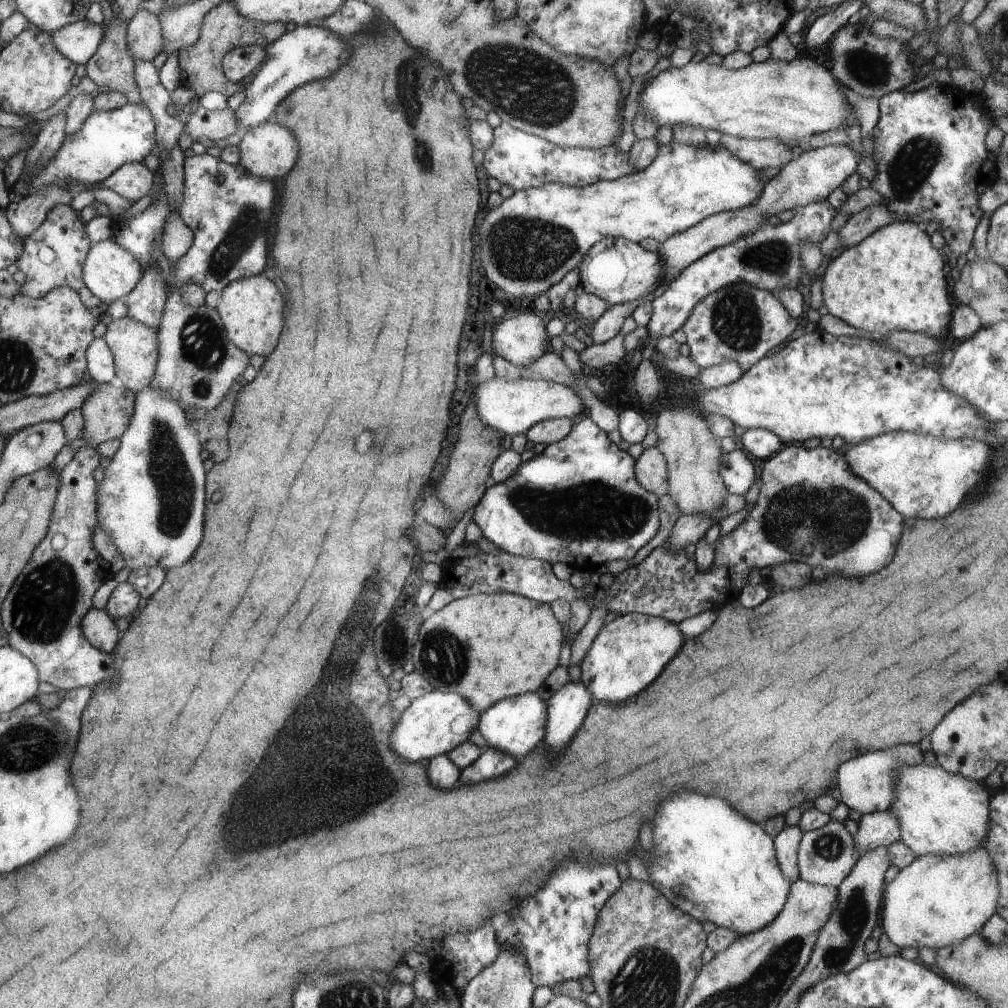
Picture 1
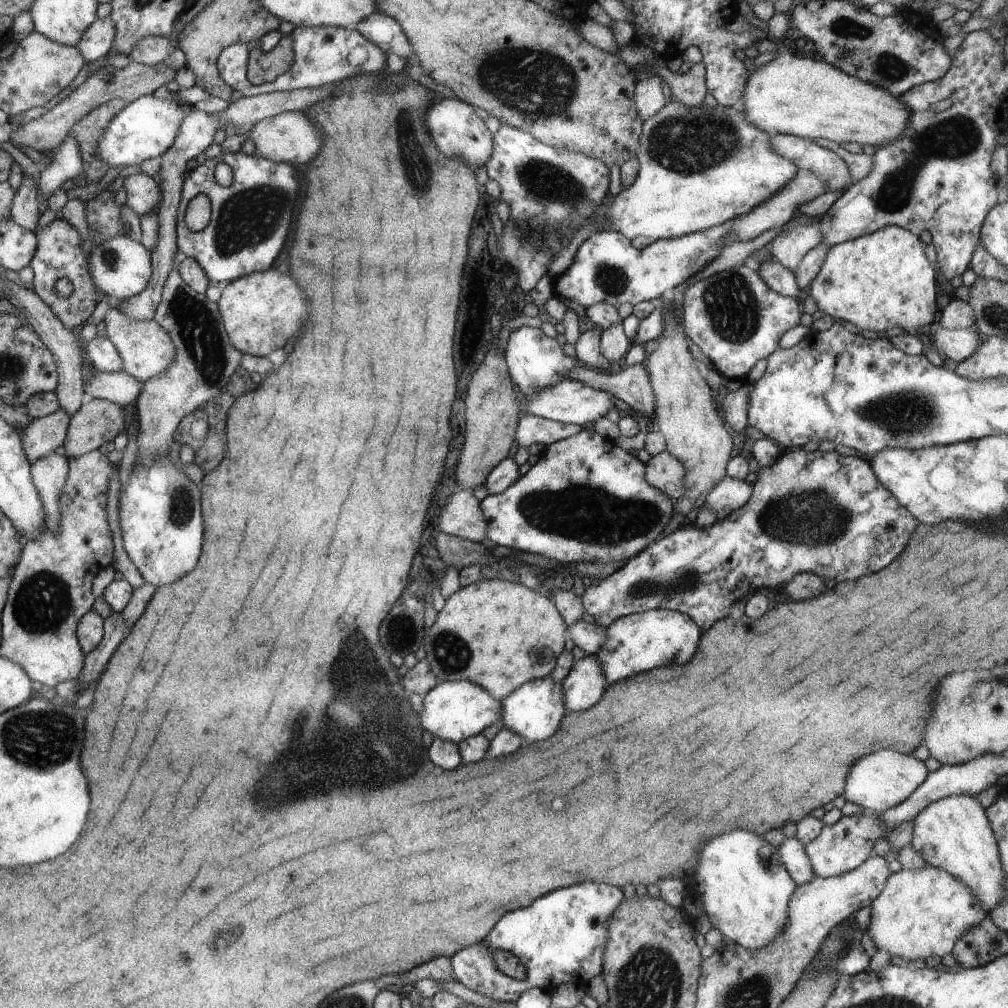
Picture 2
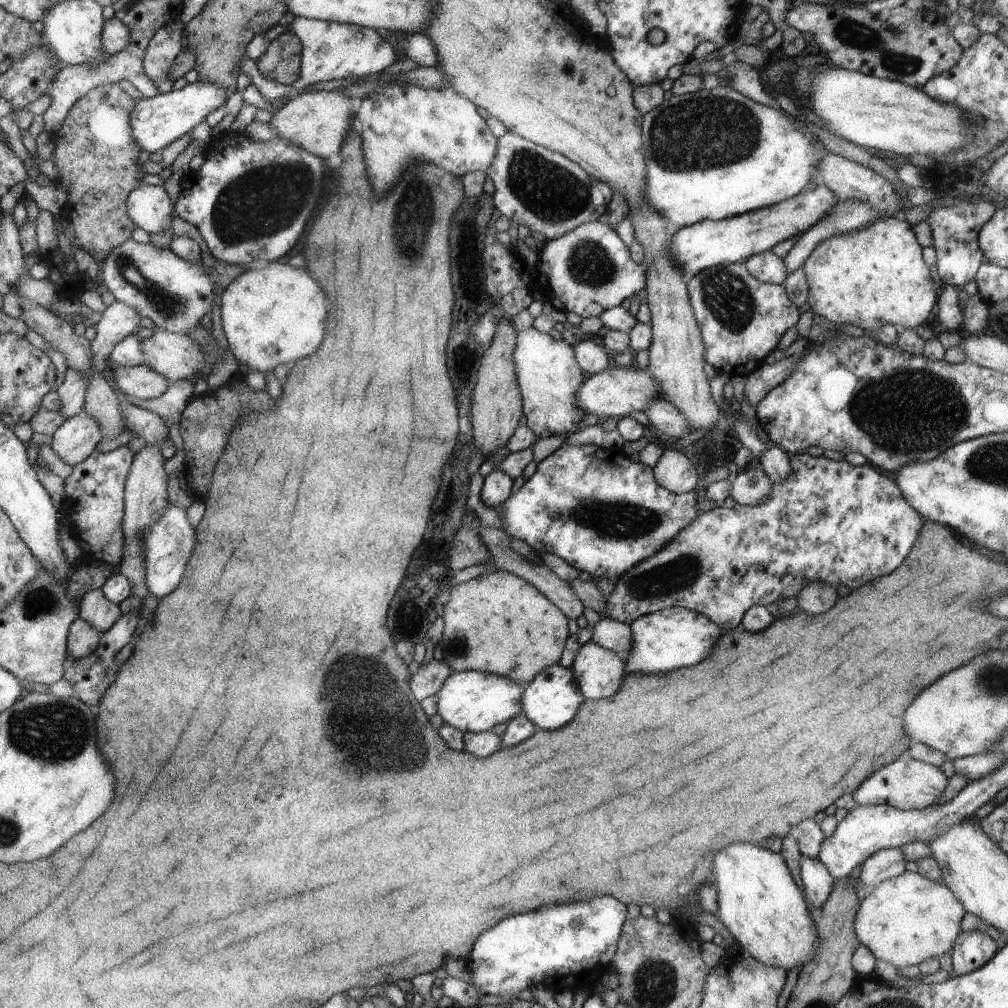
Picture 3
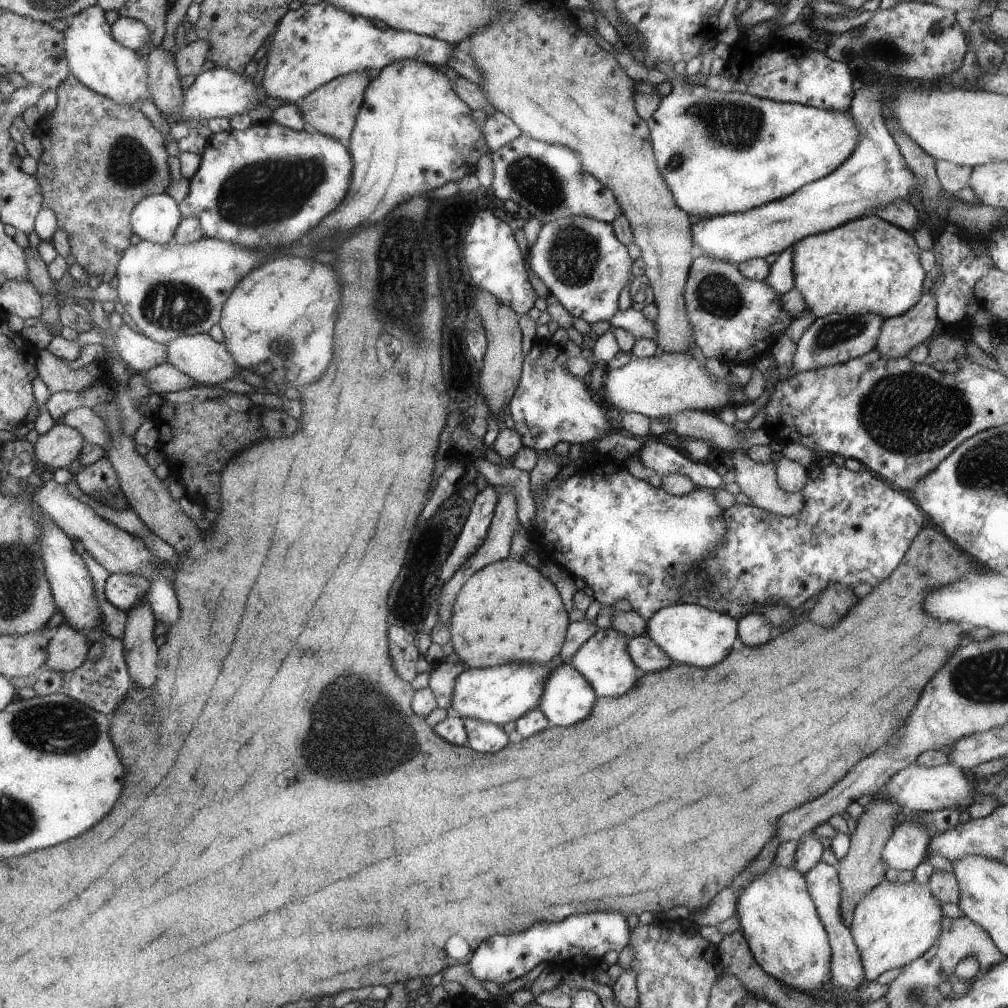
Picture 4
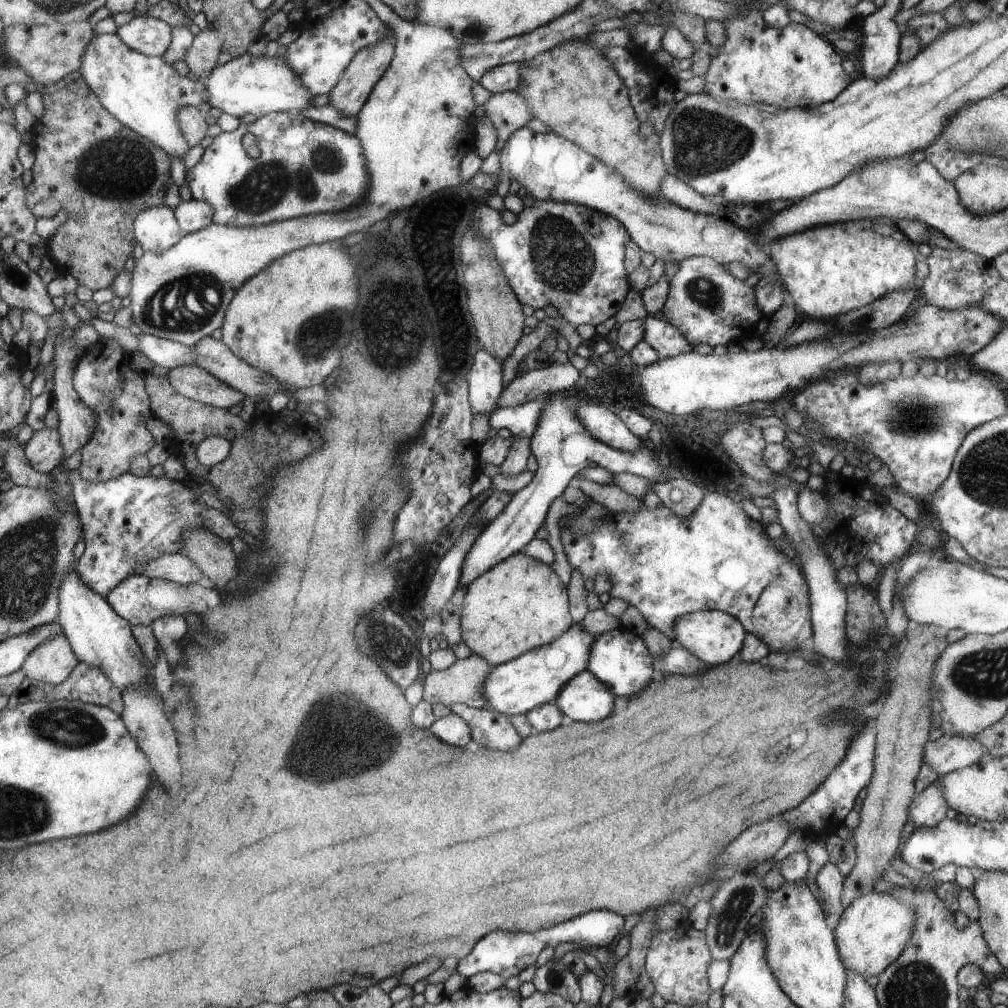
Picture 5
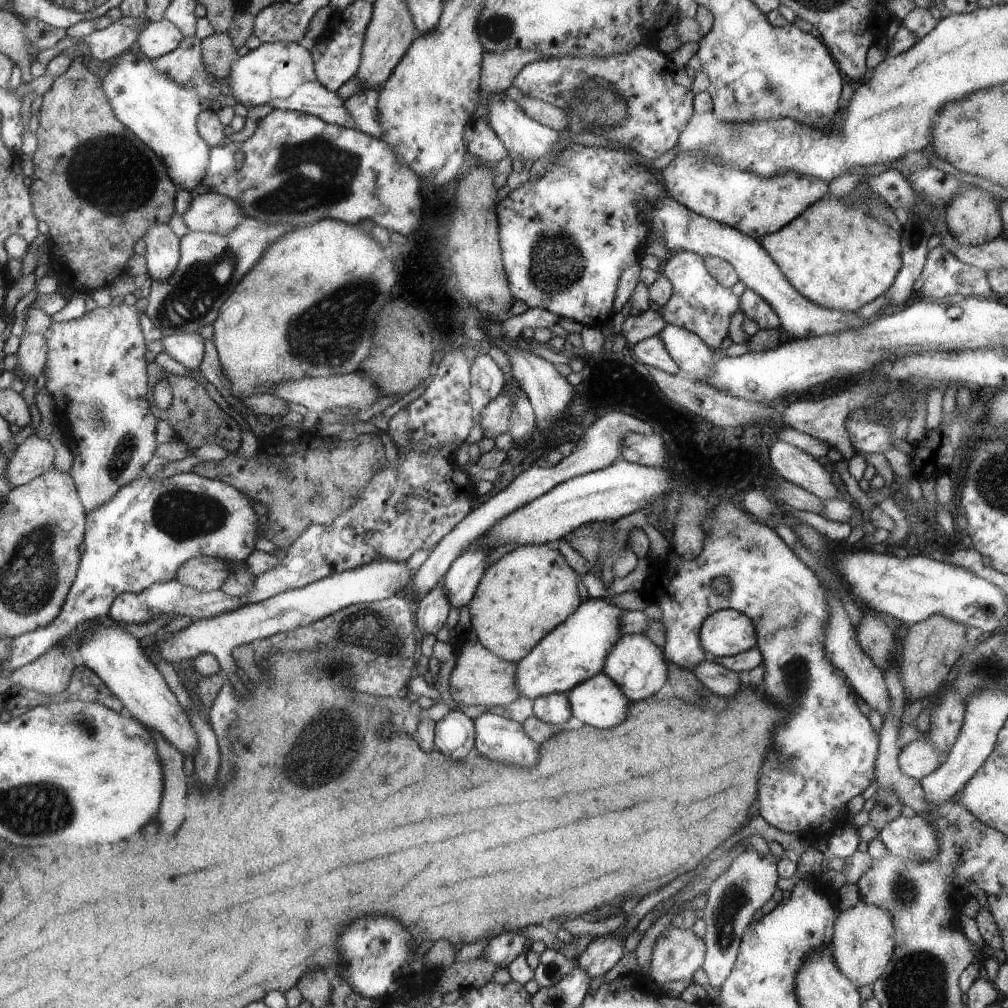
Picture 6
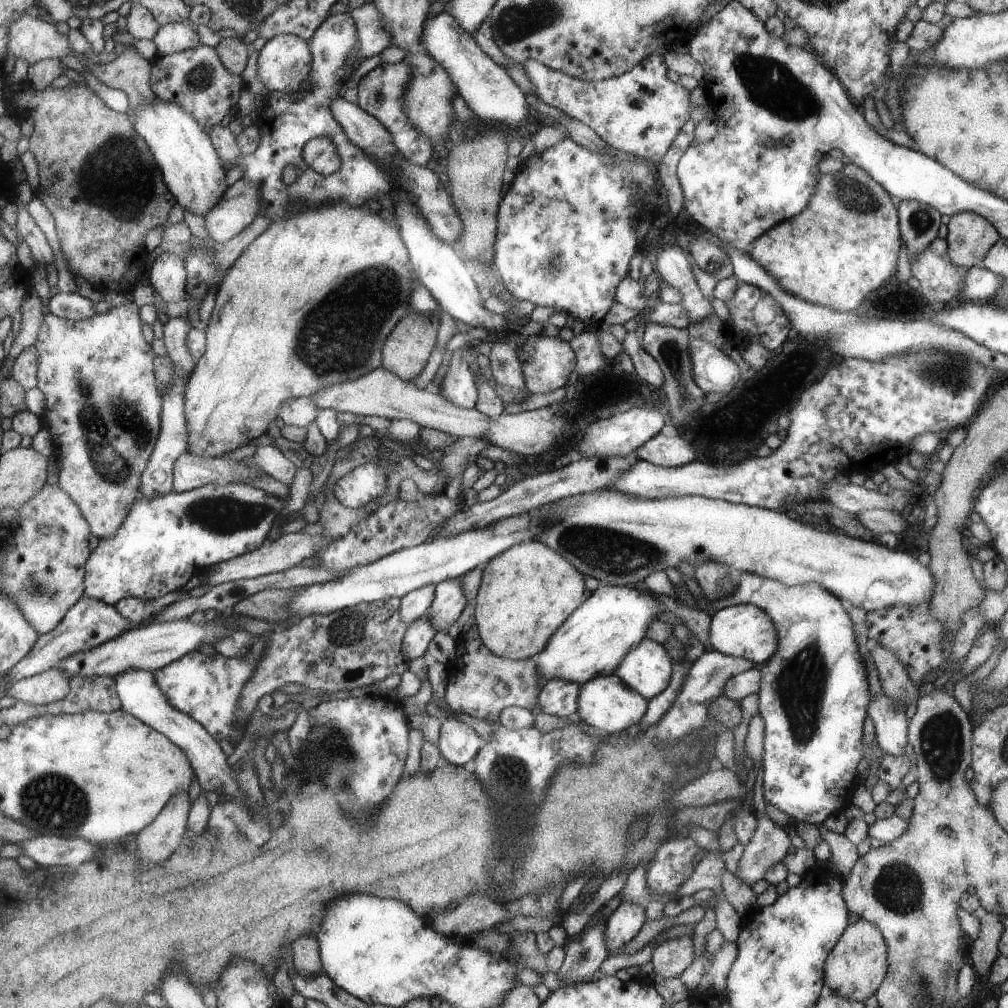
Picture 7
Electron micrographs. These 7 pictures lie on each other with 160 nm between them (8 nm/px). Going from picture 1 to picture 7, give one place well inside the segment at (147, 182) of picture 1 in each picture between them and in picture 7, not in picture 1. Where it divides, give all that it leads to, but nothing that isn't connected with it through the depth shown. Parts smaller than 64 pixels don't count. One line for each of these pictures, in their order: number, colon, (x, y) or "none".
2: (144, 196)
3: (150, 206)
4: (156, 218)
5: (157, 228)
6: (163, 254)
7: (168, 275)

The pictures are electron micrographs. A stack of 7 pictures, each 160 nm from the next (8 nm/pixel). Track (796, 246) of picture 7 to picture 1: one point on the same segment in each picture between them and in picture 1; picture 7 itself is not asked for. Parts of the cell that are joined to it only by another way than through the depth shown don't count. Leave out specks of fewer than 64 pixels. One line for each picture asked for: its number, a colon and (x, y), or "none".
1: (893, 280)
2: (883, 279)
3: (876, 275)
4: (869, 265)
5: (829, 270)
6: (838, 253)

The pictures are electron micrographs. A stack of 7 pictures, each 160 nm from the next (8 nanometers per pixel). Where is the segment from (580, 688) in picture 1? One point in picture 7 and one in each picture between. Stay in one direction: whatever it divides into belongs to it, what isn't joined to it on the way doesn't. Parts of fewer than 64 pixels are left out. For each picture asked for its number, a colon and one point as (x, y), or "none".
2: (584, 685)
3: (599, 671)
4: (604, 660)
5: (620, 658)
6: (638, 666)
7: (648, 669)

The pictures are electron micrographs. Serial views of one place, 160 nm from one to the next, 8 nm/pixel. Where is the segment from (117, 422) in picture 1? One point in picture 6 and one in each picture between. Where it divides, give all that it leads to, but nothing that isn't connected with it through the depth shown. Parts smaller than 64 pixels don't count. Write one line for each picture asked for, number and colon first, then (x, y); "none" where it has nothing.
2: (99, 420)
3: (75, 440)
4: (60, 446)
5: (43, 451)
6: (34, 456)

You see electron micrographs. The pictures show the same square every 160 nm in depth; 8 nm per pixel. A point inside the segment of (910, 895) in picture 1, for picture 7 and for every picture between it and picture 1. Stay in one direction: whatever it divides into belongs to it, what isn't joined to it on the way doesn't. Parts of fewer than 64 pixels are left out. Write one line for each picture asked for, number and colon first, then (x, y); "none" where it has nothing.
2: (921, 912)
3: (903, 921)
4: (894, 924)
5: (873, 931)
6: (864, 939)
7: (855, 968)

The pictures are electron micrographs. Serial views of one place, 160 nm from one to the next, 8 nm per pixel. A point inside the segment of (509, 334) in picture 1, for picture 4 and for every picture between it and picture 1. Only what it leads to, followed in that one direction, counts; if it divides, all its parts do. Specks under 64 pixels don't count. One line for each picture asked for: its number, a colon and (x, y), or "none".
2: (535, 361)
3: (550, 377)
4: (551, 406)

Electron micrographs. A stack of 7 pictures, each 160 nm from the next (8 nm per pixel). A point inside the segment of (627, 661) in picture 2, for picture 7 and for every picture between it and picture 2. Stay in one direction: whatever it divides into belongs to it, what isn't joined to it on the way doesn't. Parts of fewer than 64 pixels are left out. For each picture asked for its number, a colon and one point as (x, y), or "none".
3: (677, 637)
4: (690, 634)
5: (715, 636)
6: (726, 633)
7: (742, 630)

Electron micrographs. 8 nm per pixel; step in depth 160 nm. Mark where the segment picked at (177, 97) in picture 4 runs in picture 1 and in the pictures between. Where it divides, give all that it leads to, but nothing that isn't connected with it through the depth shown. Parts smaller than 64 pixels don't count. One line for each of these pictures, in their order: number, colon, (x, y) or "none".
1: (145, 40)
2: (153, 50)
3: (166, 45)

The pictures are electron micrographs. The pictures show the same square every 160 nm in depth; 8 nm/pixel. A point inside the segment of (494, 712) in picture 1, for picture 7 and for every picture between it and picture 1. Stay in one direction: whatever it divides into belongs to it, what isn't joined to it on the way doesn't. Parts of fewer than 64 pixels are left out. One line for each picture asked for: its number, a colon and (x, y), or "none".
2: (535, 710)
3: (551, 700)
4: (568, 699)
5: (586, 698)
6: (599, 701)
7: (607, 702)

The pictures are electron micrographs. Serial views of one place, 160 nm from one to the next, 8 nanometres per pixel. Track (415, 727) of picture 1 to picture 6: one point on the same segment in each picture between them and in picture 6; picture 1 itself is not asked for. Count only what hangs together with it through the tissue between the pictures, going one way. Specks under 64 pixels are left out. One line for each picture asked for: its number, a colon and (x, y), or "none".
2: (453, 710)
3: (475, 701)
4: (500, 694)
5: (537, 677)
6: (575, 651)

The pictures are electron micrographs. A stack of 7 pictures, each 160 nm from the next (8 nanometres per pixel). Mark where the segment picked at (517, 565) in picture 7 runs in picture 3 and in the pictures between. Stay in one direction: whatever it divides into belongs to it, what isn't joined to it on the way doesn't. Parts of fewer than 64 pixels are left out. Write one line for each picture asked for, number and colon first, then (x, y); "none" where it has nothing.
3: (499, 623)
4: (507, 612)
5: (519, 604)
6: (528, 592)

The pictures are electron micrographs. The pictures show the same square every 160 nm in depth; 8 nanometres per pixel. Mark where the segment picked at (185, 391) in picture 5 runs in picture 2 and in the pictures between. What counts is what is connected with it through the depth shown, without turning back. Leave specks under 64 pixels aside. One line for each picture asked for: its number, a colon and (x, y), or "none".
2: (118, 387)
3: (141, 382)
4: (166, 377)

